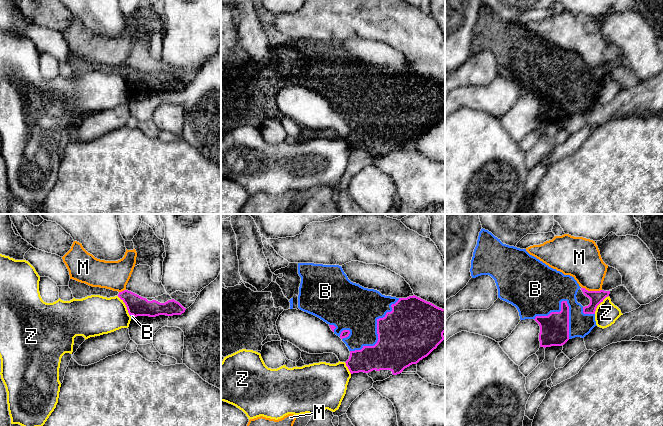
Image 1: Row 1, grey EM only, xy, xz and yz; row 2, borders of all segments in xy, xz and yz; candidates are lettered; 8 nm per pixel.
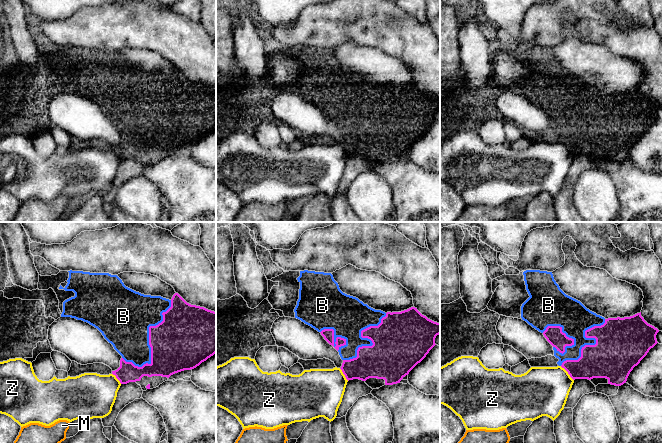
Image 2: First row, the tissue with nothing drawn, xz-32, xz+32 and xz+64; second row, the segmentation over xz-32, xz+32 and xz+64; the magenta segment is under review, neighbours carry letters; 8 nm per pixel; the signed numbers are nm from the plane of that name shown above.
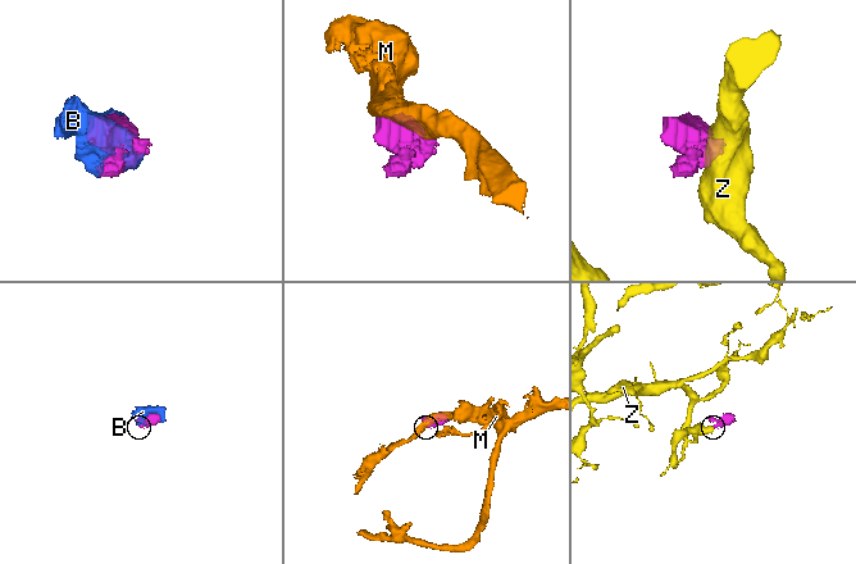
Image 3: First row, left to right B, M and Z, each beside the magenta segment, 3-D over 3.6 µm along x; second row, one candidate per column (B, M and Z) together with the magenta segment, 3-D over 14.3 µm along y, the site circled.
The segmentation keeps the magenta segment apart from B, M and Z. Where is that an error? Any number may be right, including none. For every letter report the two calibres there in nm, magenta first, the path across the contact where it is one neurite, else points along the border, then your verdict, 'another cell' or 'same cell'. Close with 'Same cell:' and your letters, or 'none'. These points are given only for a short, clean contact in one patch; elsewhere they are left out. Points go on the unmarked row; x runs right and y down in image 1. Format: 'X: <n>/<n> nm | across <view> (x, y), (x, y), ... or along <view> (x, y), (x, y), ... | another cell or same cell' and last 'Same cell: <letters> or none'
B: 460/360 nm | same cell
M: 110/280 nm | another cell
Z: 160/320 nm | along xy (117, 72), (124, 79), (129, 91) | another cell
Same cell: B

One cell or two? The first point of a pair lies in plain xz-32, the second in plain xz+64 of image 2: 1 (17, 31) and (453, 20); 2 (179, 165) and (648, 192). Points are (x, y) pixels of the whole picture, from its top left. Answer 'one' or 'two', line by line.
1: two
2: one

